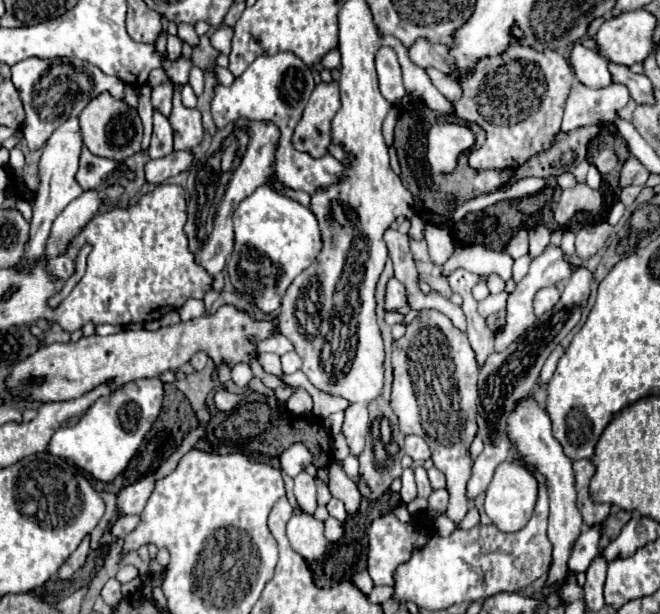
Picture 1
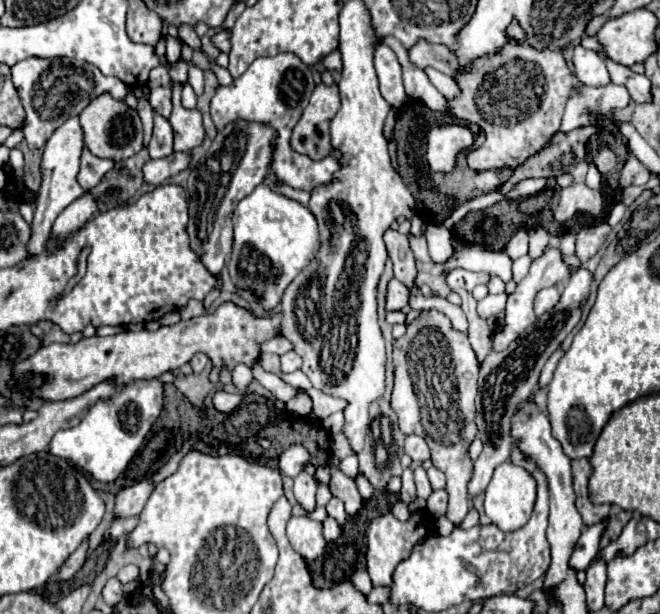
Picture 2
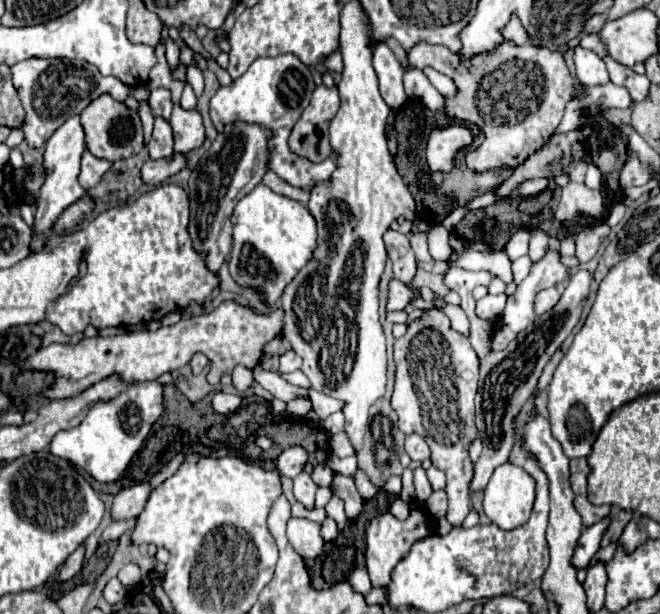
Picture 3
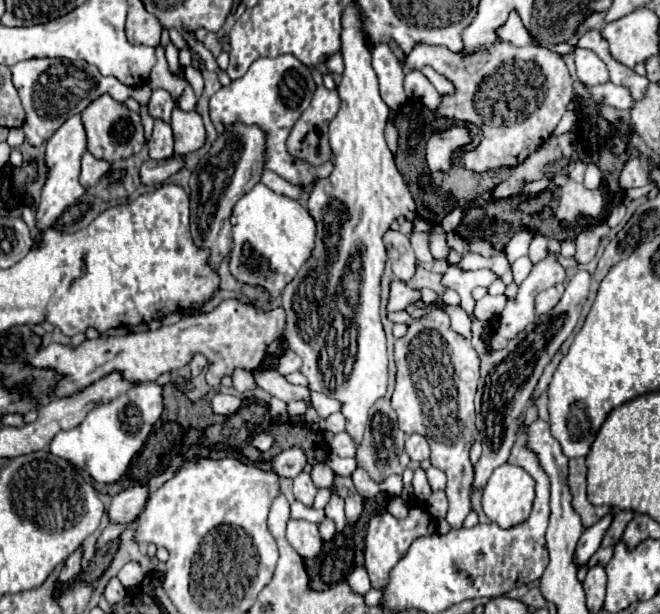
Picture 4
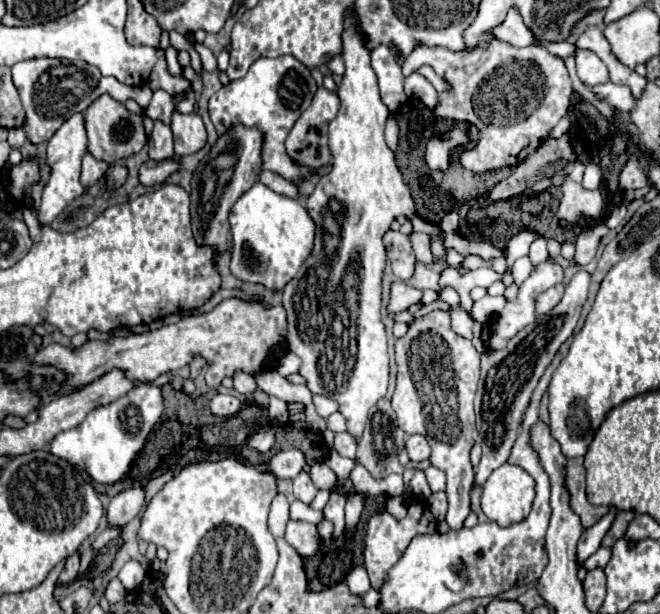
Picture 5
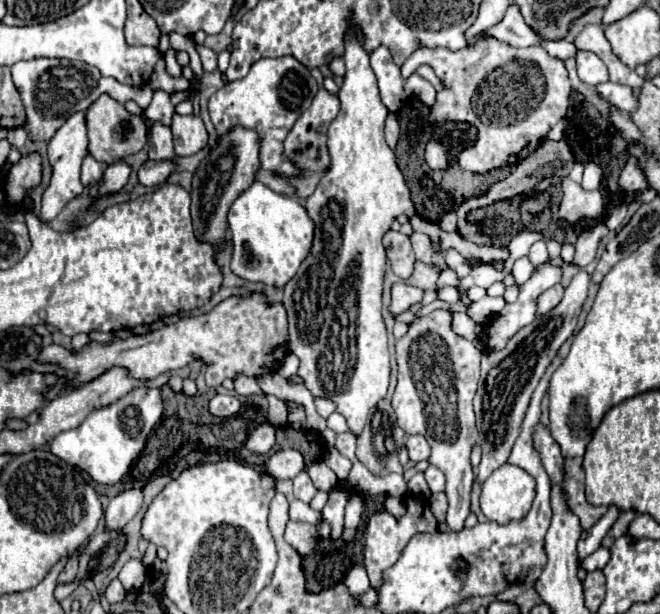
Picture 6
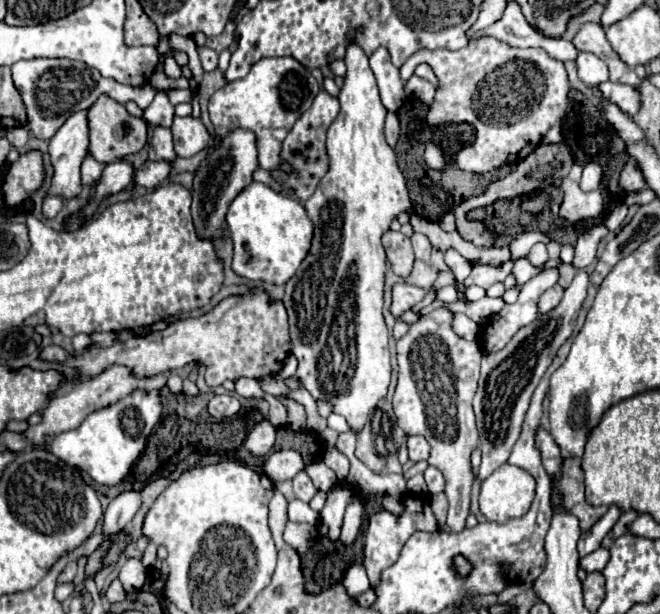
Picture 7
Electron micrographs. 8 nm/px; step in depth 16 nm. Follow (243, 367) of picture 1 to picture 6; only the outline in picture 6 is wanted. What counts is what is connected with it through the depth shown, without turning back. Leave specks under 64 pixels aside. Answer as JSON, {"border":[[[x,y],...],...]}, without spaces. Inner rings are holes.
{"border":[[[238,376],[236,380],[234,380],[234,388],[236,388],[236,392],[240,394],[240,396],[258,396],[258,394],[264,394],[262,390],[260,390],[260,386],[258,386],[258,382],[256,380],[252,380],[252,378],[248,378],[248,376]]]}

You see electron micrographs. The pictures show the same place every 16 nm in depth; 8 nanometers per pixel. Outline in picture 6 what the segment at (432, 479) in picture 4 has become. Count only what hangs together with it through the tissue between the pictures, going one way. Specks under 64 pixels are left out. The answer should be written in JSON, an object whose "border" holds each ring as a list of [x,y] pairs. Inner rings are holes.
{"border":[[[428,466],[428,470],[424,472],[424,476],[426,476],[426,482],[428,482],[428,488],[430,488],[430,492],[432,494],[436,494],[436,492],[442,492],[444,490],[444,474],[438,470],[438,468],[434,468],[434,466]]]}

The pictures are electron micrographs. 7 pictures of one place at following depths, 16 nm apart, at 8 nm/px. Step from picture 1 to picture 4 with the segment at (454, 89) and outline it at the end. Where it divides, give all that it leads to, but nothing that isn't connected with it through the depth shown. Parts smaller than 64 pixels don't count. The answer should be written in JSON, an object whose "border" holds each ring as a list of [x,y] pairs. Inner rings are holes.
{"border":[[[424,66],[420,72],[434,84],[434,88],[436,88],[440,94],[444,94],[444,92],[452,92],[452,84],[448,84],[448,80],[444,80],[444,76],[436,74],[430,66]]]}

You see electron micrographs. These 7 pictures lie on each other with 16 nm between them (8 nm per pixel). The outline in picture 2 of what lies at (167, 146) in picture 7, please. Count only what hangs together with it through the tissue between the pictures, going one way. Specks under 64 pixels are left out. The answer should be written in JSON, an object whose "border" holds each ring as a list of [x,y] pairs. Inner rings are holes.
{"border":[[[154,116],[154,134],[148,144],[148,150],[150,150],[150,158],[166,158],[174,152],[172,150],[172,128],[168,120],[164,120],[162,116]]]}

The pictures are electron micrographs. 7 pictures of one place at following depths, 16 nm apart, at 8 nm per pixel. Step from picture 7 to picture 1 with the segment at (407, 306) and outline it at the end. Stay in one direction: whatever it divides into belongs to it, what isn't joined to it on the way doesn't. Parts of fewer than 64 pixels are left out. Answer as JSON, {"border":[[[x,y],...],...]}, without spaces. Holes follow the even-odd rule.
{"border":[[[392,278],[386,288],[386,310],[398,310],[398,308],[406,306],[408,304],[406,296],[408,294],[406,294],[404,284],[400,284],[396,278]]]}

